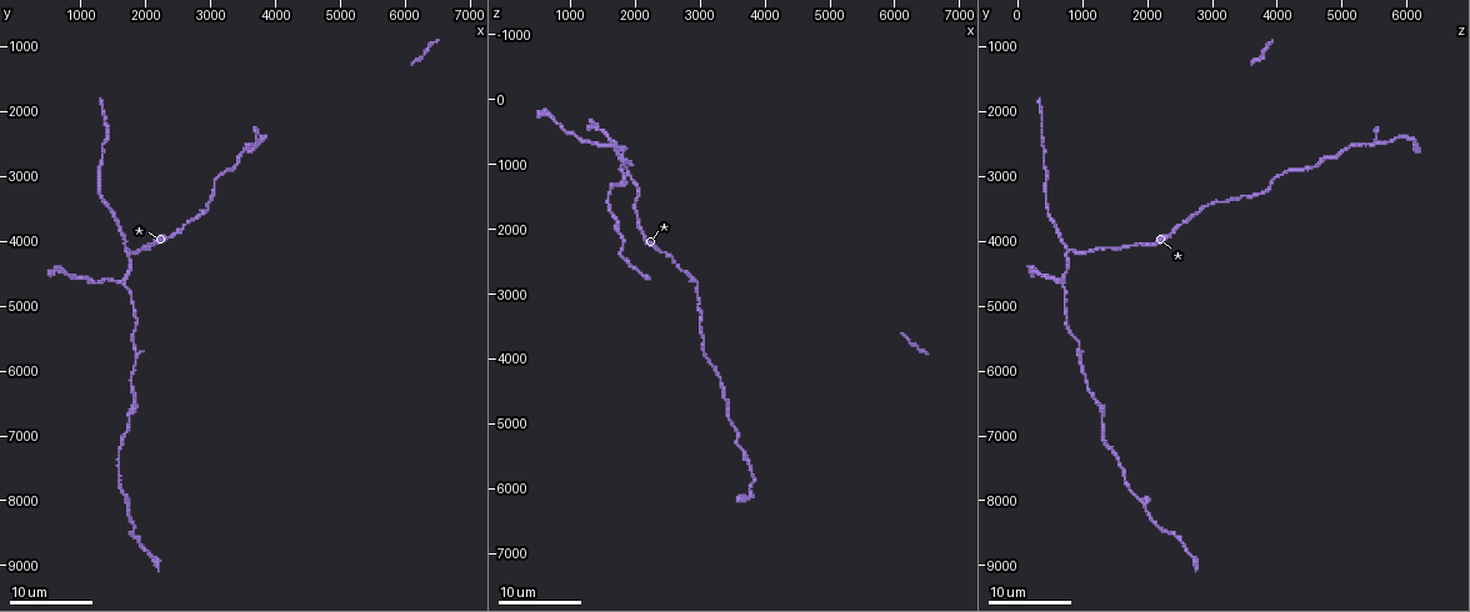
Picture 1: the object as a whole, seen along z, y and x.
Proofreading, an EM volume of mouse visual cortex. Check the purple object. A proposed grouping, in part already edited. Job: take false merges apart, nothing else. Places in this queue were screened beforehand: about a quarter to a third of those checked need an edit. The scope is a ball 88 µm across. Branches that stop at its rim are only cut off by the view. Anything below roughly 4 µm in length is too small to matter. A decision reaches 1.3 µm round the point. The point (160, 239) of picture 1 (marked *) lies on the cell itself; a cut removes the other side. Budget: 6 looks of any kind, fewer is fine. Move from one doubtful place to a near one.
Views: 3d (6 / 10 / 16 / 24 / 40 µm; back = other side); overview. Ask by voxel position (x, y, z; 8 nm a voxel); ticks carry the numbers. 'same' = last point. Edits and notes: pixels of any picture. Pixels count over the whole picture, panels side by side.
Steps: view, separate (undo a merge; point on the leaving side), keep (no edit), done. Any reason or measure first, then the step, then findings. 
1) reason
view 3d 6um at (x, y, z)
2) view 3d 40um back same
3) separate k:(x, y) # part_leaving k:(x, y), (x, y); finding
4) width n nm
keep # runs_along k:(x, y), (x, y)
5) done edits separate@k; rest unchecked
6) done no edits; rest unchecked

thick turns thin
view 3d 16um at (2400, 3900, 2400)

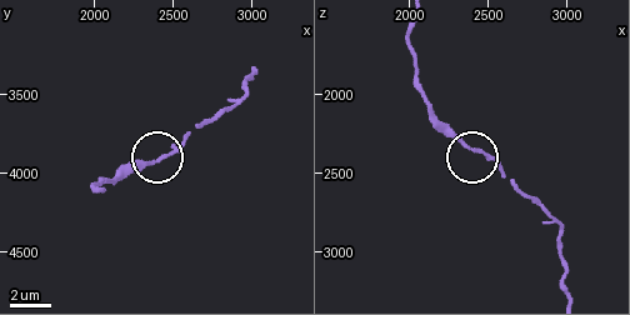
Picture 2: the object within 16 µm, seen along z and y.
view 3d 6um at (2400, 3940, 2360)

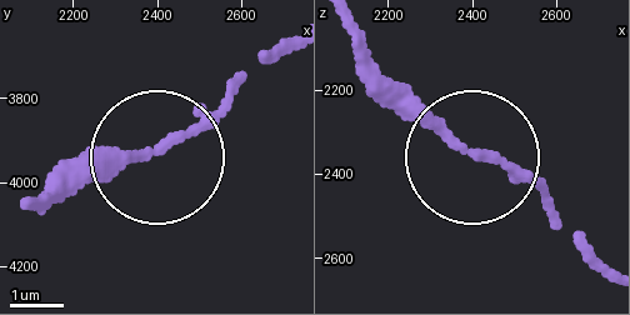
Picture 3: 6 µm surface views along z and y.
keep # runs_along 3:(89, 170), (165, 153), (241, 81); continuous, no second cell

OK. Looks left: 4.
three arms meet
view 3d 24um at (1600, 4650, 700)

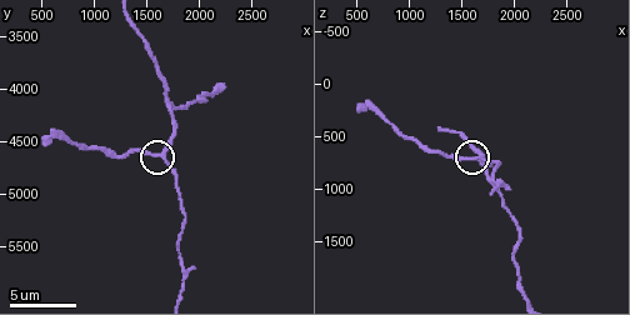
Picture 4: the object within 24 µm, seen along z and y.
zoom in
view 3d 10um at (1640, 4620, 700)

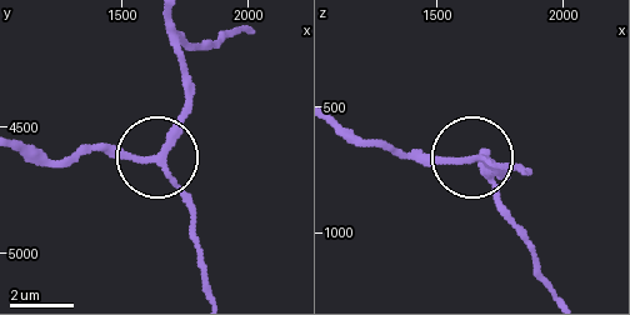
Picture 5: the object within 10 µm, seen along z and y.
arms 3
keep # runs_along 5:(246, 26), (181, 36), (168, 146), (83, 146); all the same cell

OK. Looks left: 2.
thick turns thin
view 3d 10um at (1800, 5560, 940)

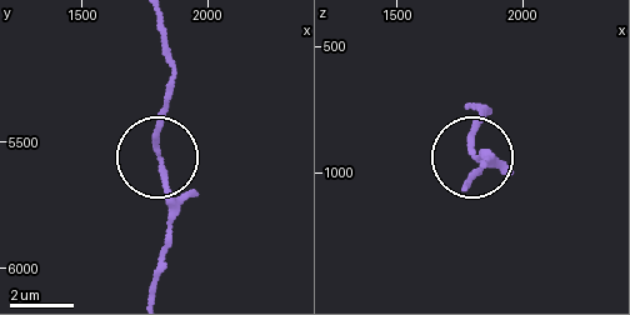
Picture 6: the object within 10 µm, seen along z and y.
keep # runs_along 6:(160, 23), (176, 79), (160, 128), (168, 238); continuous, no second cell

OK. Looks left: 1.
done no edits; rest unchecked

